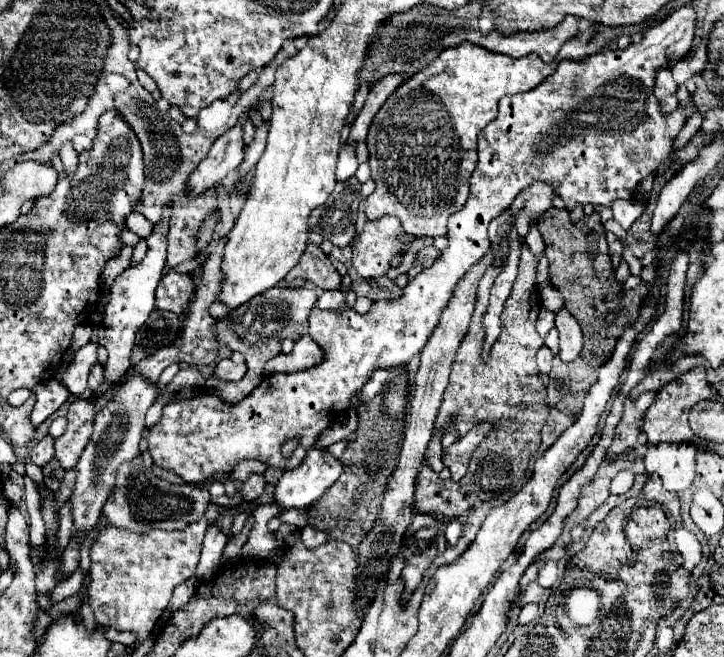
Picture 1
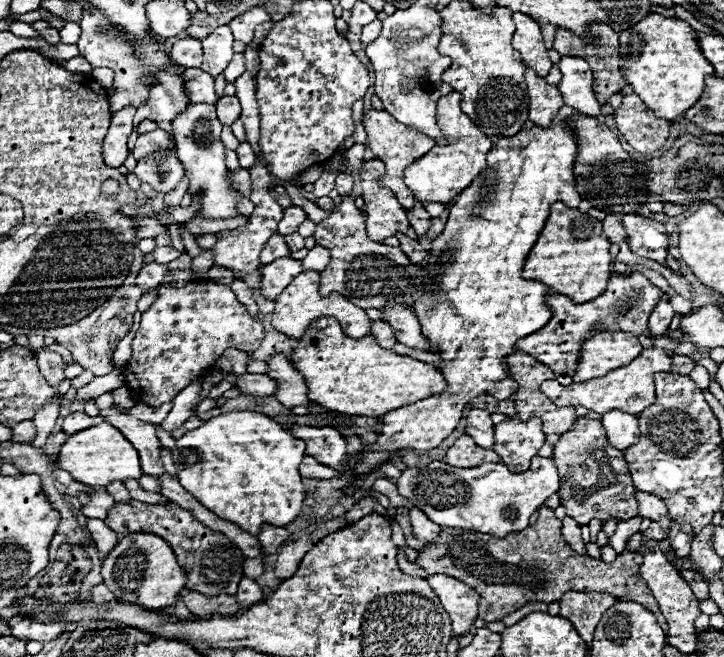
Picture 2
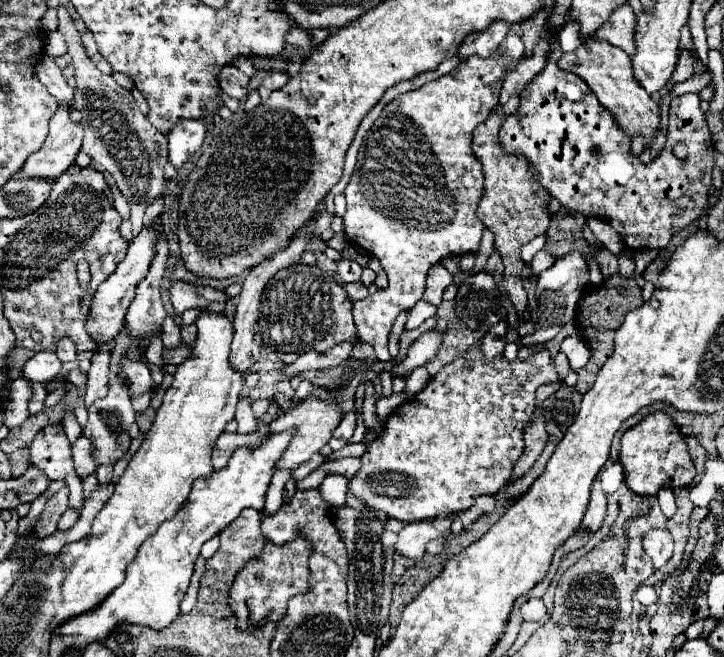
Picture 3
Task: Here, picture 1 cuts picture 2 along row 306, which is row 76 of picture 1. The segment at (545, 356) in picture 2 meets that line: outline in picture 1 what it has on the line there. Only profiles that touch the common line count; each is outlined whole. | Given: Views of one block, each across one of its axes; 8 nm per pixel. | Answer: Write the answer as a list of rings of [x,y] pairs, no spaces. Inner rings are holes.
[[[690,4],[680,6],[668,18],[658,22],[656,26],[644,32],[642,42],[630,44],[626,50],[608,50],[600,54],[592,54],[582,60],[560,60],[556,72],[546,78],[540,86],[530,92],[516,96],[502,96],[498,102],[498,116],[482,134],[478,134],[478,162],[476,170],[470,176],[470,196],[460,212],[448,218],[448,248],[442,256],[424,272],[420,272],[414,280],[408,282],[404,294],[390,302],[376,302],[368,314],[358,314],[356,310],[344,310],[342,314],[324,312],[314,308],[308,322],[308,334],[320,344],[324,350],[322,364],[290,374],[272,374],[262,380],[262,384],[250,392],[242,402],[228,404],[212,394],[198,394],[192,400],[180,400],[164,406],[164,414],[160,422],[148,432],[148,452],[156,466],[178,474],[184,482],[196,484],[208,480],[216,472],[230,474],[232,468],[240,460],[260,460],[268,466],[280,470],[292,470],[302,462],[310,448],[314,448],[322,430],[334,422],[340,412],[350,408],[350,400],[360,394],[362,386],[368,382],[374,370],[378,368],[396,368],[406,366],[412,356],[420,354],[426,340],[434,332],[438,318],[450,300],[450,292],[458,284],[458,278],[474,266],[490,248],[488,240],[488,224],[492,218],[500,216],[510,208],[514,198],[528,188],[532,182],[546,182],[554,188],[554,192],[564,200],[566,210],[570,212],[574,206],[612,206],[616,198],[632,200],[636,196],[636,186],[646,176],[662,176],[672,162],[676,160],[676,150],[672,142],[676,134],[682,130],[686,120],[698,112],[694,102],[684,109],[678,105],[673,112],[660,112],[658,100],[652,94],[654,74],[660,66],[678,62],[692,48],[694,28],[696,28],[696,12]],[[300,438],[296,450],[286,458],[282,454],[282,444],[286,440]]]

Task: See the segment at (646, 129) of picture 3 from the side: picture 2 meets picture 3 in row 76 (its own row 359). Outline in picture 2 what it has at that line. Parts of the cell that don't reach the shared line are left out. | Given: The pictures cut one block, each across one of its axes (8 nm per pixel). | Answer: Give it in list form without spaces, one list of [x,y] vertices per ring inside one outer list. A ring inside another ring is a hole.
[[[596,332],[584,340],[574,382],[598,378],[618,366],[626,366],[626,362],[632,362],[642,350],[638,338],[630,332]]]

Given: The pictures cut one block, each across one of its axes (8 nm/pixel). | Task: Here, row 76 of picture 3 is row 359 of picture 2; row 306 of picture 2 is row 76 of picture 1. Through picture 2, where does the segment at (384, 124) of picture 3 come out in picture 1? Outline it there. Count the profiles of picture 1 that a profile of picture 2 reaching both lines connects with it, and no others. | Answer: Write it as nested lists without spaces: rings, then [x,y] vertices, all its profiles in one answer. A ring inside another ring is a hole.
[[[462,42],[460,46],[444,50],[434,62],[430,62],[430,66],[398,86],[374,116],[366,136],[370,152],[368,164],[372,170],[370,178],[376,182],[376,190],[366,200],[366,218],[378,220],[382,216],[396,216],[408,234],[446,236],[448,216],[458,212],[468,198],[468,180],[478,162],[476,136],[496,118],[498,100],[504,94],[518,94],[536,88],[554,74],[556,64],[558,62],[546,64],[536,54],[516,60],[482,50],[472,42]]]

